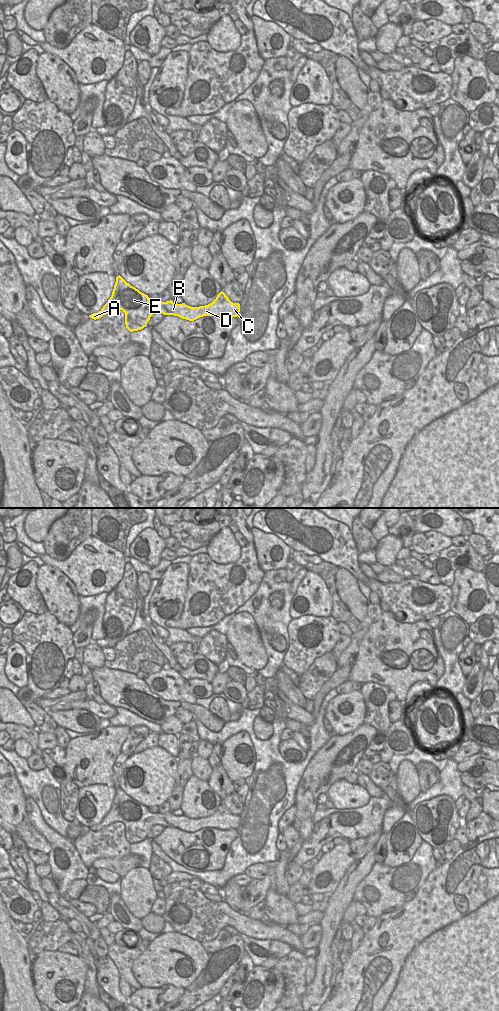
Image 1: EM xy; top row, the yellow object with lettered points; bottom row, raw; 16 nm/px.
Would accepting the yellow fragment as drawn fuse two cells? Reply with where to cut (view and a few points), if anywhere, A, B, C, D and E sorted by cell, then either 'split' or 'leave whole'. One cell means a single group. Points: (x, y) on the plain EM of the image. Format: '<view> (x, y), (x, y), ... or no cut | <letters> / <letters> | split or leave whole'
no cut | A B C D E | leave whole

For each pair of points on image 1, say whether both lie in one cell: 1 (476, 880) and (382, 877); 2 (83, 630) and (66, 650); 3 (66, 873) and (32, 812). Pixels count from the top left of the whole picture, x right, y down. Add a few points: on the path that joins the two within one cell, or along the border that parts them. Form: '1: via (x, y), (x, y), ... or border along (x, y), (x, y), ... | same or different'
1: border along (438, 865), (429, 874), (413, 898) | different
2: border along (72, 634), (72, 643), (76, 648) | different
3: via (70, 858), (66, 851), (42, 827) | same

